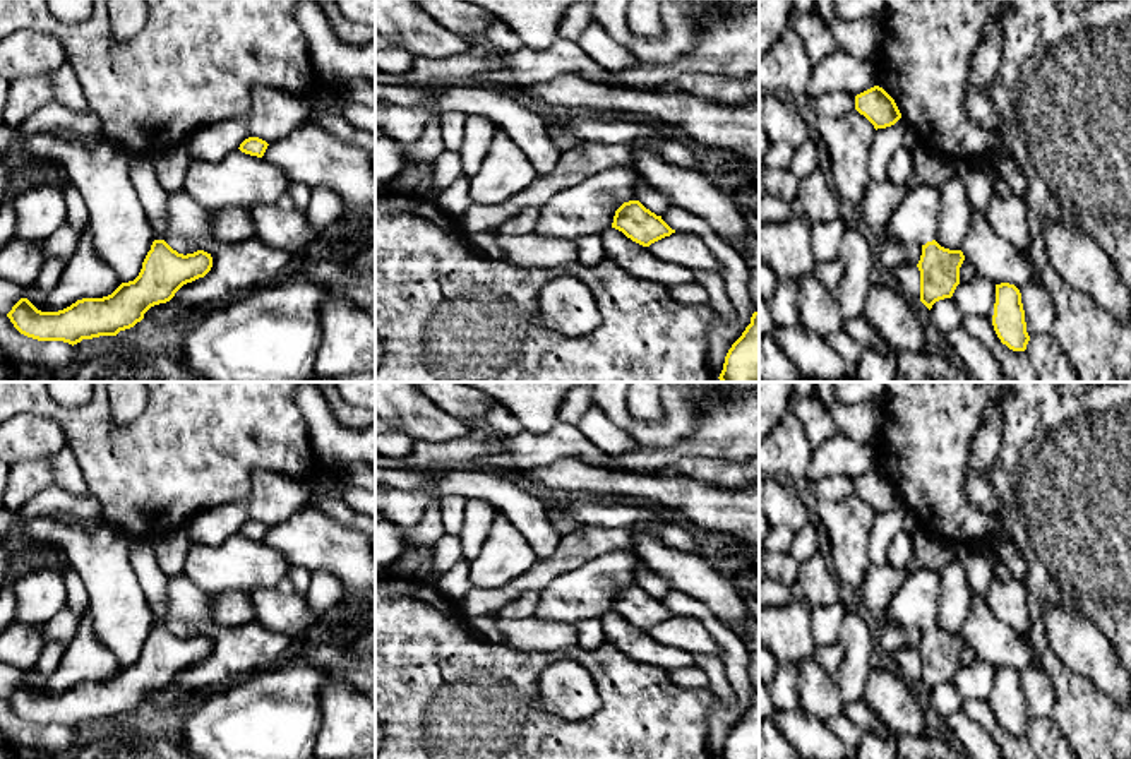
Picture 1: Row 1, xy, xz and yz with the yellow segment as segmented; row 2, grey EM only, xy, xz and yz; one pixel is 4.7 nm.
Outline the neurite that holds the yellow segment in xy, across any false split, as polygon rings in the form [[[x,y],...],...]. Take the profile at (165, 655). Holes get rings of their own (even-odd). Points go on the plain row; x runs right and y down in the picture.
[[[151,538],[130,540],[130,562],[154,615],[139,660],[108,680],[82,682],[58,696],[41,696],[21,682],[7,697],[21,718],[72,730],[82,723],[117,720],[141,706],[151,690],[170,685],[183,668],[211,654],[211,637],[197,634],[183,639],[163,624],[170,577],[156,560]]]

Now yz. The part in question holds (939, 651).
[[[913,571],[893,596],[881,622],[920,629],[920,685],[931,694],[939,684],[951,682],[960,668],[961,634],[949,634],[936,625],[941,571]]]

